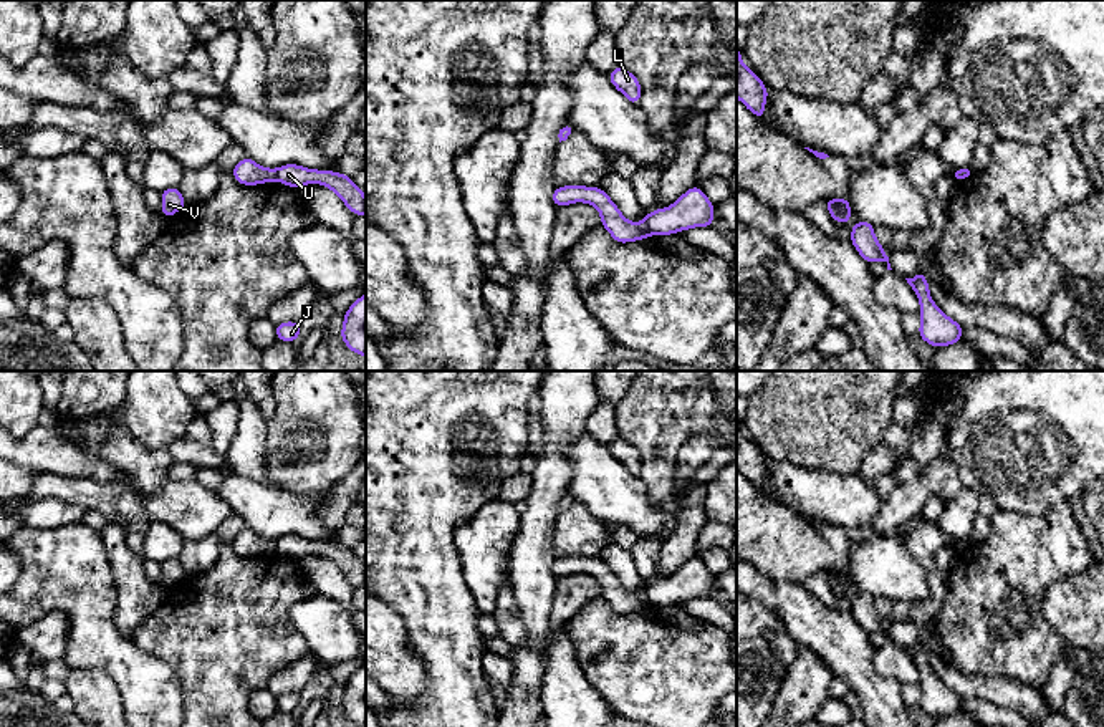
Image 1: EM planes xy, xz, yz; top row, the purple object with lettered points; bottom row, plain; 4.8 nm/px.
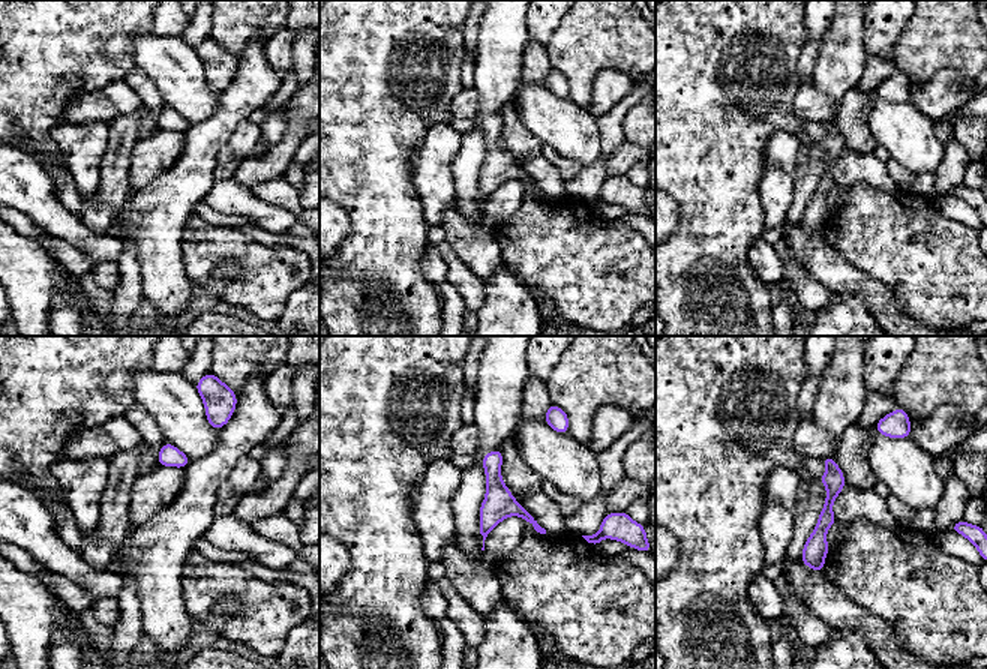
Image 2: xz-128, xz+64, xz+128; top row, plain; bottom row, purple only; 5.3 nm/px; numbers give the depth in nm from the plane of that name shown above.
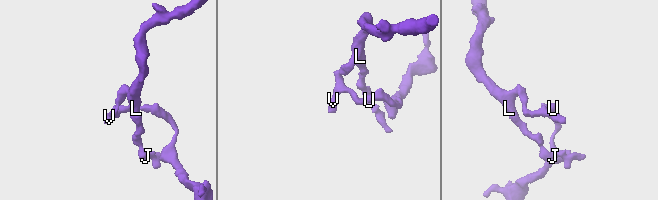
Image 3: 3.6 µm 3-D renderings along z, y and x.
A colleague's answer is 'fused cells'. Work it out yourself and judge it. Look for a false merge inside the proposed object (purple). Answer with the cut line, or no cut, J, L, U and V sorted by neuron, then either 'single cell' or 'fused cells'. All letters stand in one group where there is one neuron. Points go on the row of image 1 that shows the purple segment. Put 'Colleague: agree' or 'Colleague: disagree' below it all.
xz (643, 222), (649, 234) | J L V / U | fused cells
Colleague: agree

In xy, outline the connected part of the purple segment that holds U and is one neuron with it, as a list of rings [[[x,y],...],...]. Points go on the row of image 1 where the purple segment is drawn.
[[[285,164],[275,169],[275,181],[295,189],[316,182],[331,189],[354,215],[366,215],[364,189],[359,189],[351,177],[341,172]]]

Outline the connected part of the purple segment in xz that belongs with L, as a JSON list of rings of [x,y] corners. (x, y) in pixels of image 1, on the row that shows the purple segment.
[[[616,66],[609,75],[609,81],[614,84],[617,91],[624,94],[627,101],[632,104],[639,104],[641,101],[641,83],[639,79],[622,66]]]

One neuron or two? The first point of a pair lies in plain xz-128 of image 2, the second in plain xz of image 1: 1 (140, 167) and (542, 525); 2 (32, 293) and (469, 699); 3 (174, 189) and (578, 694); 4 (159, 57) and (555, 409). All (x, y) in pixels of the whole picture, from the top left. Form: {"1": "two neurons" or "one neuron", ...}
{"1": "two neurons", "2": "two neurons", "3": "one neuron", "4": "two neurons"}

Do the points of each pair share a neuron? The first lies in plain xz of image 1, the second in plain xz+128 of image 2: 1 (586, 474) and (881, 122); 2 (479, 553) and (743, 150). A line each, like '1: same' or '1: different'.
1: same
2: different

